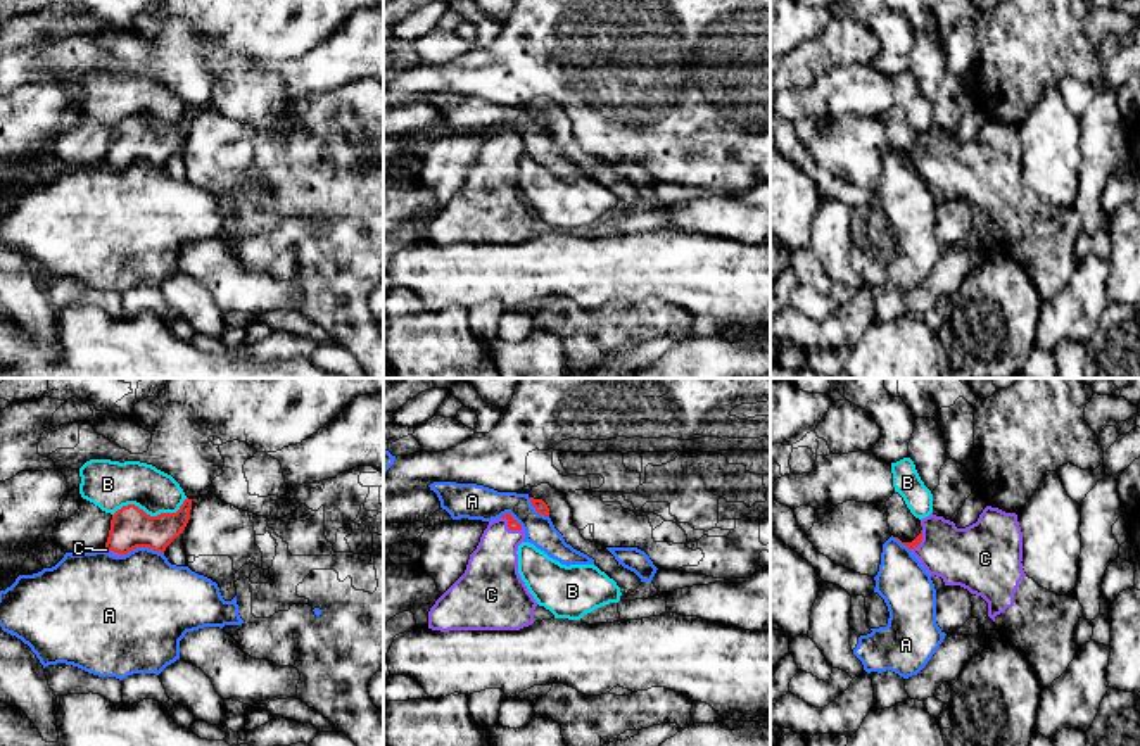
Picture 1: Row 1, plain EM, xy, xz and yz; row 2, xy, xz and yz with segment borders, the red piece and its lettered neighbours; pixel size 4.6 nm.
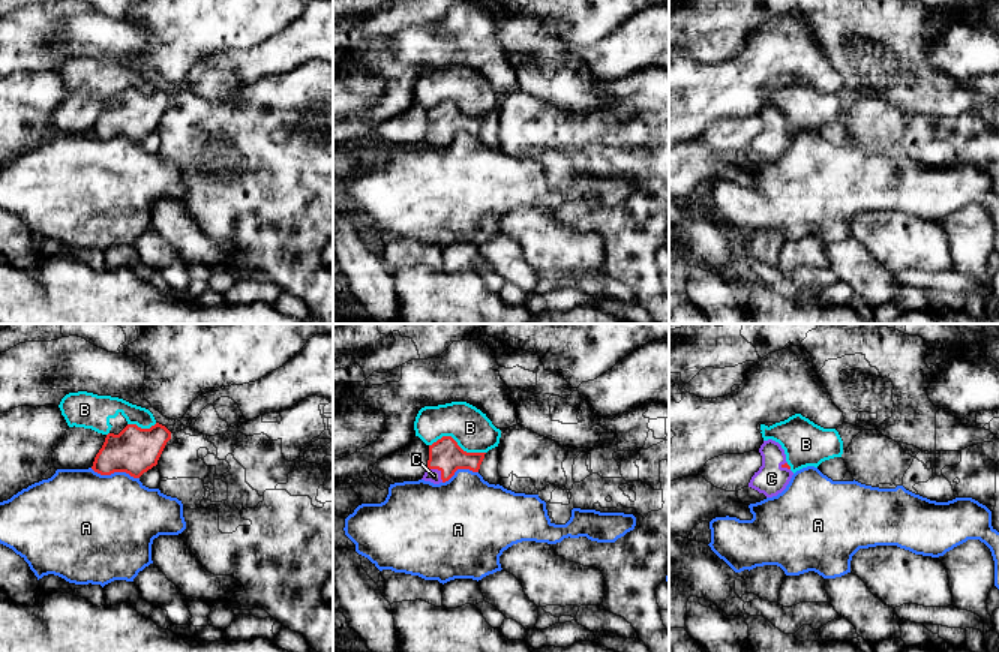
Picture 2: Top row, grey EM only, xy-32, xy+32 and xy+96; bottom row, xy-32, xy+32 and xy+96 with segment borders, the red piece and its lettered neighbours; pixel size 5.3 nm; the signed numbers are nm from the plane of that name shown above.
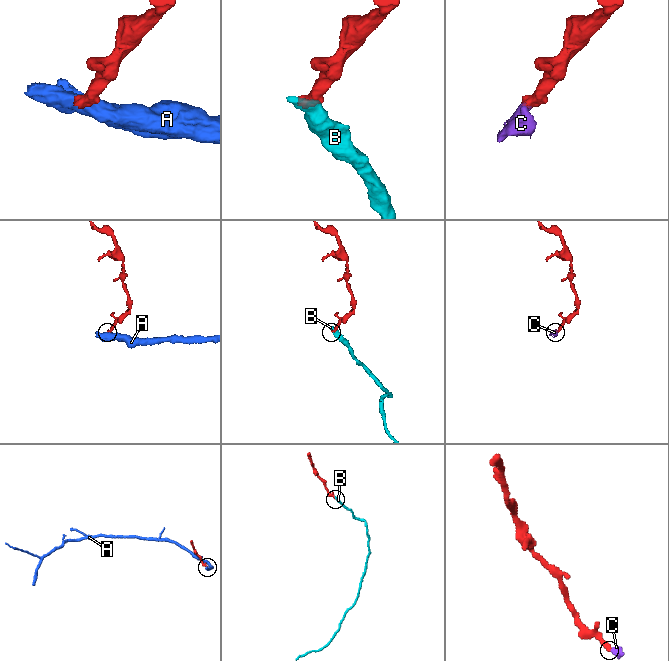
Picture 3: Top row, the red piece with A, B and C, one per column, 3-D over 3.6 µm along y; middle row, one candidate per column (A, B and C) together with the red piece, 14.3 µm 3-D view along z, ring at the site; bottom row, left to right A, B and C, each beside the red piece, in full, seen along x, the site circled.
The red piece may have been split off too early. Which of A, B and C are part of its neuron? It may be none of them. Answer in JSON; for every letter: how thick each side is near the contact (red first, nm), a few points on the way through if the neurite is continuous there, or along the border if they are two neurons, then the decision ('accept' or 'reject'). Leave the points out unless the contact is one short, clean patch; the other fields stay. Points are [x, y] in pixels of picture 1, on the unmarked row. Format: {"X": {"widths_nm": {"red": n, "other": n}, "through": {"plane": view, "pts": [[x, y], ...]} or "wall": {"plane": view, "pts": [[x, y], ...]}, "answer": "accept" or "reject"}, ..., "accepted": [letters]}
{"A": {"widths_nm": {"red": 190, "other": 440}, "wall": {"plane": "xy", "pts": [[163, 164], [137, 161], [123, 170]]}, "answer": "reject"}, "B": {"widths_nm": {"red": 190, "other": 220}, "wall": {"plane": "xy", "pts": [[187, 111], [175, 125], [147, 128], [123, 118], [113, 128]]}, "answer": "reject"}, "C": {"widths_nm": {"red": 50, "other": 260}, "through": {"plane": "xz", "pts": [[512, 137], [510, 142], [498, 158], [491, 192]]}, "answer": "accept"}, "accepted": ["C"]}

